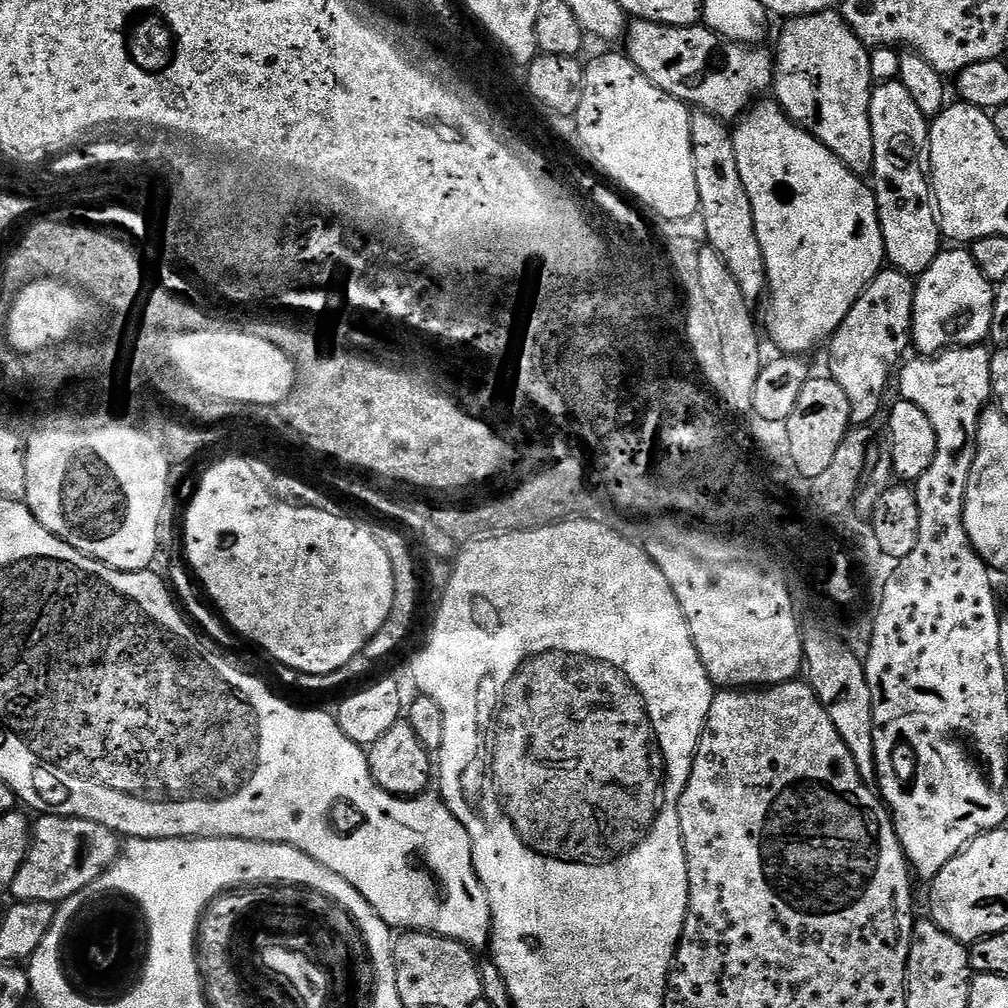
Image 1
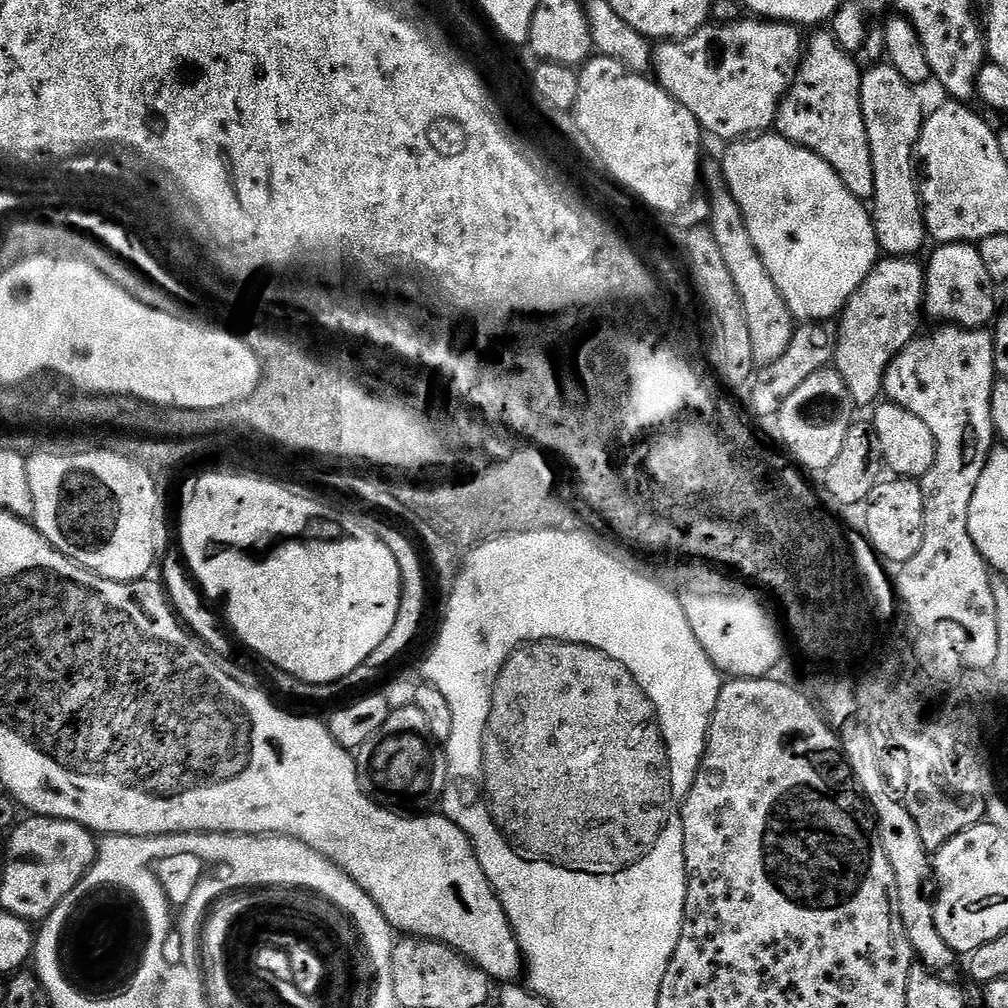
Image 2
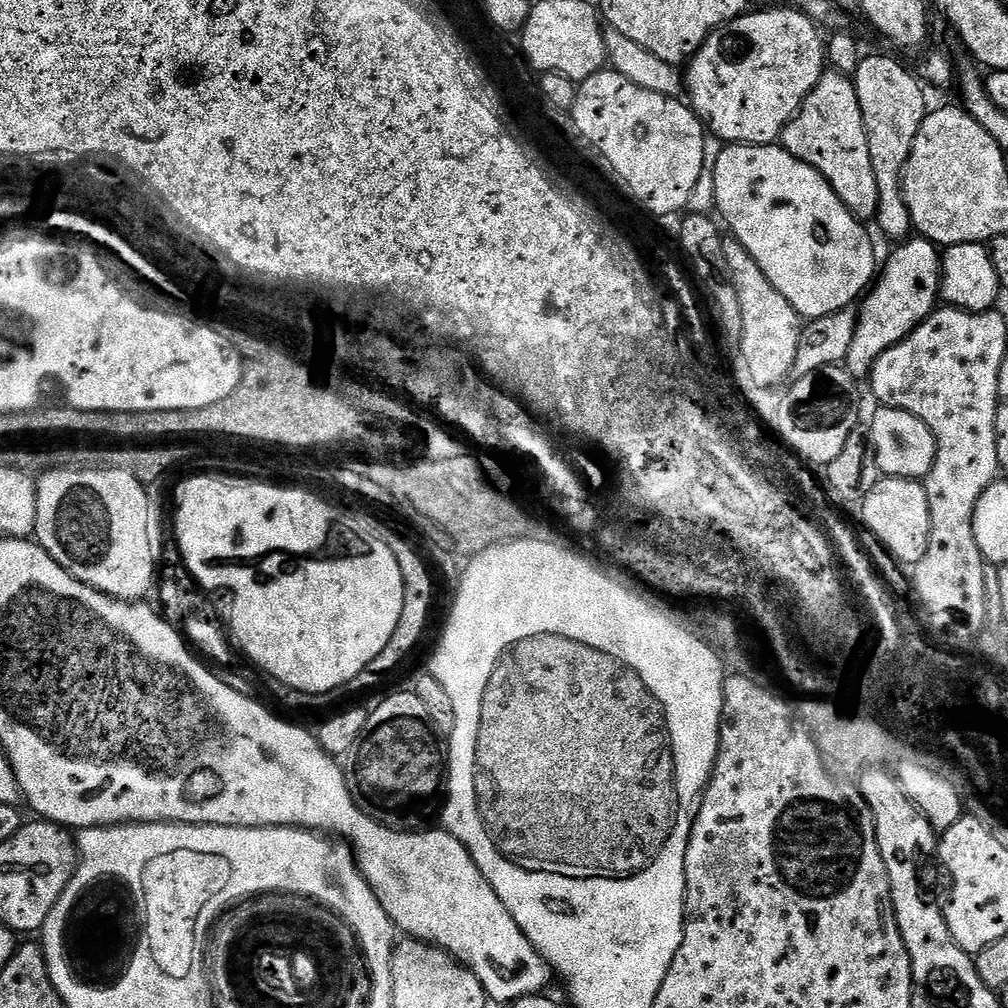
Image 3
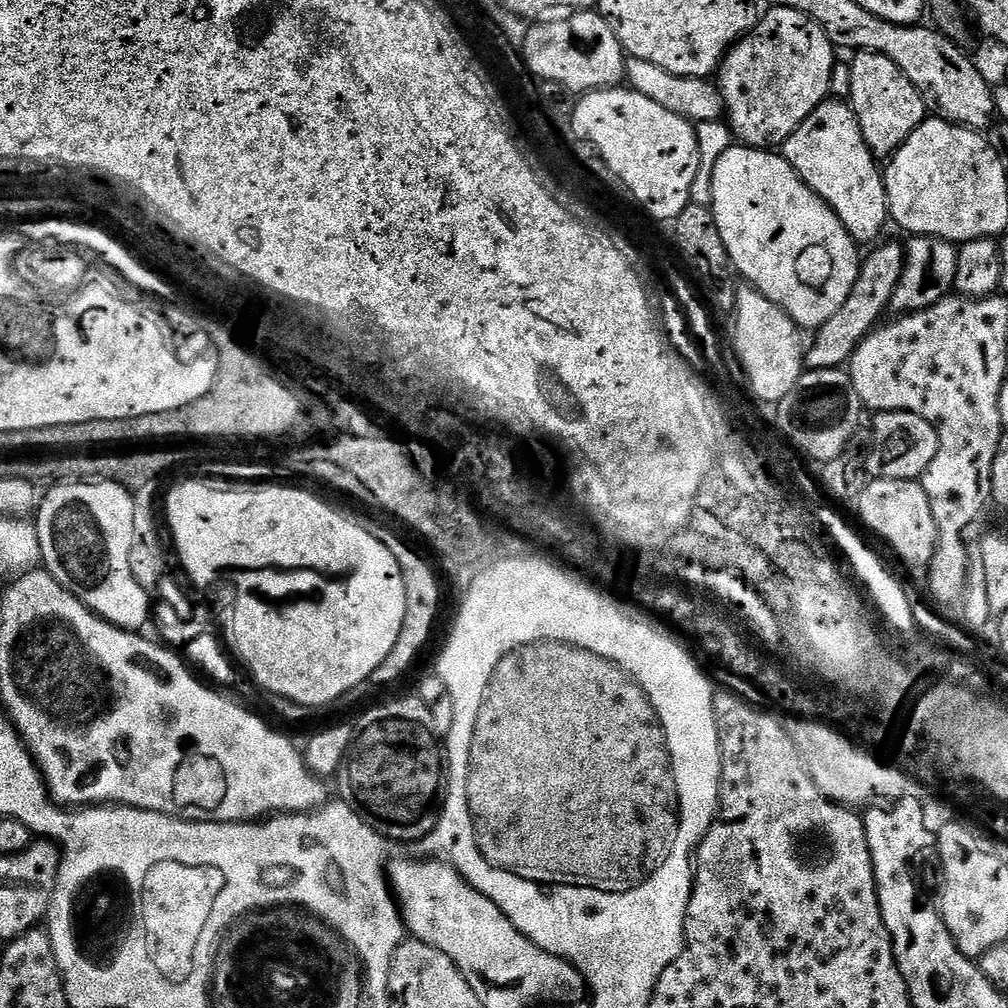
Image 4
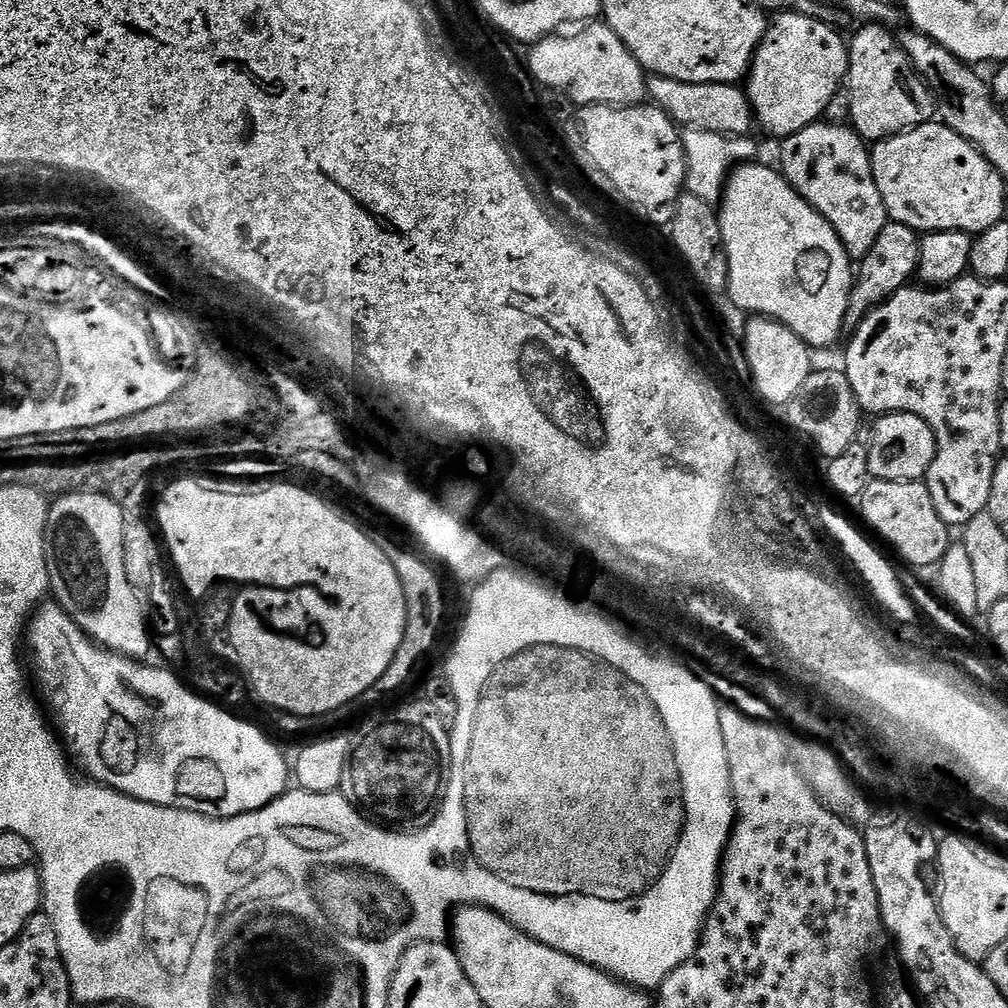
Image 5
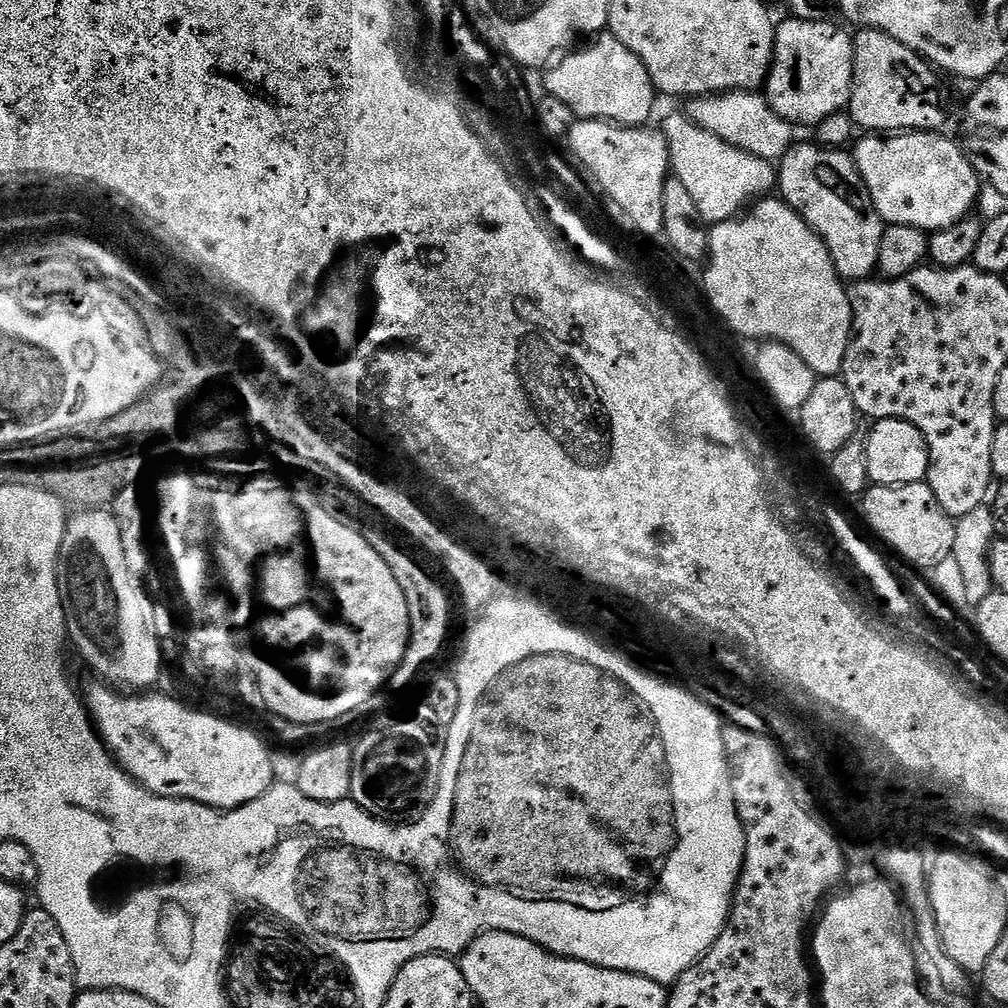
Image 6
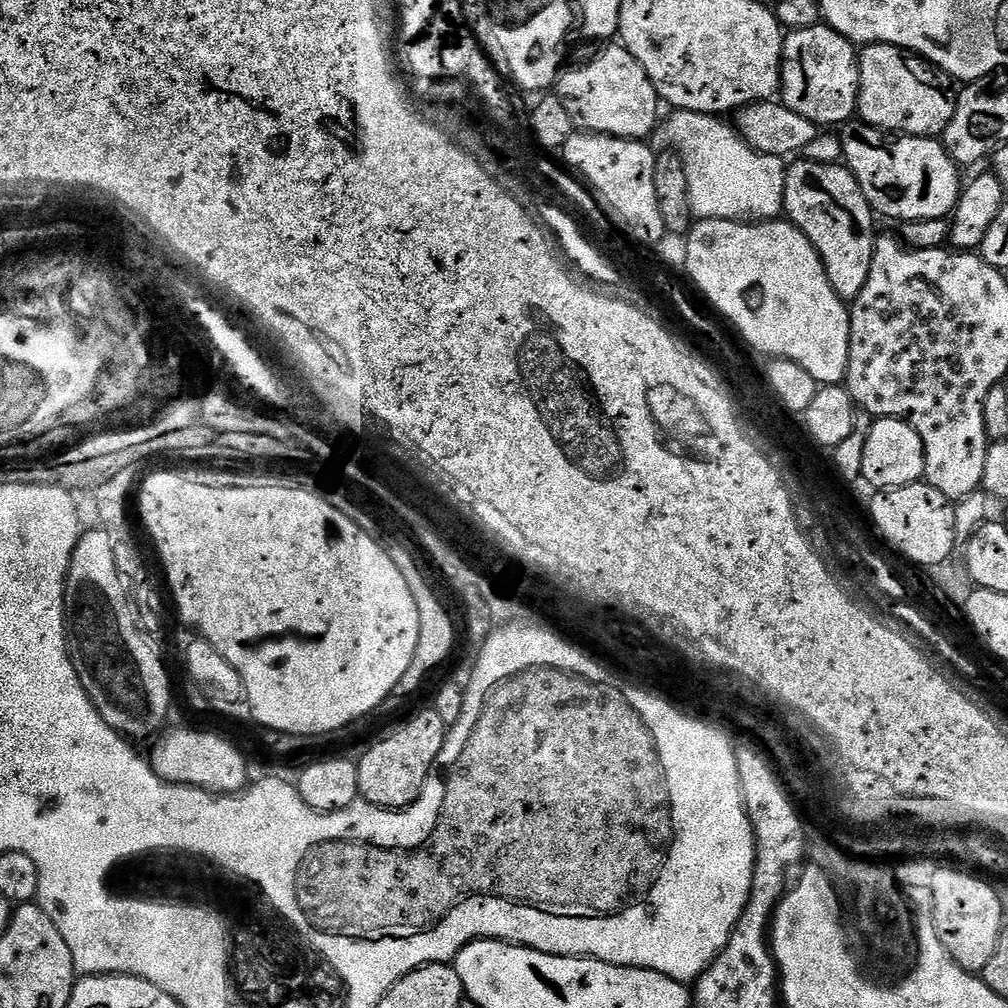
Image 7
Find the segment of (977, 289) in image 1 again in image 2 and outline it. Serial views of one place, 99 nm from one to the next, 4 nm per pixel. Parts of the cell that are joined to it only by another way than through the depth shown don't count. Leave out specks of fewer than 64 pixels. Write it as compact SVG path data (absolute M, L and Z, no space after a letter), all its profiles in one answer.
M975 243L941 244L926 260L924 274L924 312L932 322L944 326L962 328L984 328L993 323L998 312L996 304L997 285L986 274L986 265L980 257L980 249Z

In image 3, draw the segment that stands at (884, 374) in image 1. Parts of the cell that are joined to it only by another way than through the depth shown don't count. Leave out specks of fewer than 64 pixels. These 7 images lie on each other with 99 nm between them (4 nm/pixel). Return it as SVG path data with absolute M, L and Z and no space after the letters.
M909 238L893 248L896 249L889 254L885 264L883 261L858 308L854 342L850 342L846 361L848 372L857 382L867 381L878 358L906 339L927 316L931 316L940 300L942 252L937 244L923 238Z

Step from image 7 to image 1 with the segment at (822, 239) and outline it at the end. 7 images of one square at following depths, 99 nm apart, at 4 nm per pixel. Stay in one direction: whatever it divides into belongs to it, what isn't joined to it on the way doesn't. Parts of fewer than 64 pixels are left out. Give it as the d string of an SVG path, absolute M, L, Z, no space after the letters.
M839 11L815 12L783 21L784 29L774 47L771 91L786 115L826 146L847 168L857 174L871 173L874 162L874 134L870 130L870 98L874 81L870 74L872 54L867 44L850 30Z

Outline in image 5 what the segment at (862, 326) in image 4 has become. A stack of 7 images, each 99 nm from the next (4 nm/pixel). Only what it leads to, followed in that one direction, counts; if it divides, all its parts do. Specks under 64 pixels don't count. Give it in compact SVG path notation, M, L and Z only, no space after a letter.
M891 222L884 227L882 234L878 234L874 250L870 250L870 254L866 254L863 260L859 261L852 293L846 306L845 329L855 330L863 322L864 315L884 304L898 290L909 287L911 280L908 279L911 276L913 279L920 270L921 239L921 233L915 232L910 226Z

